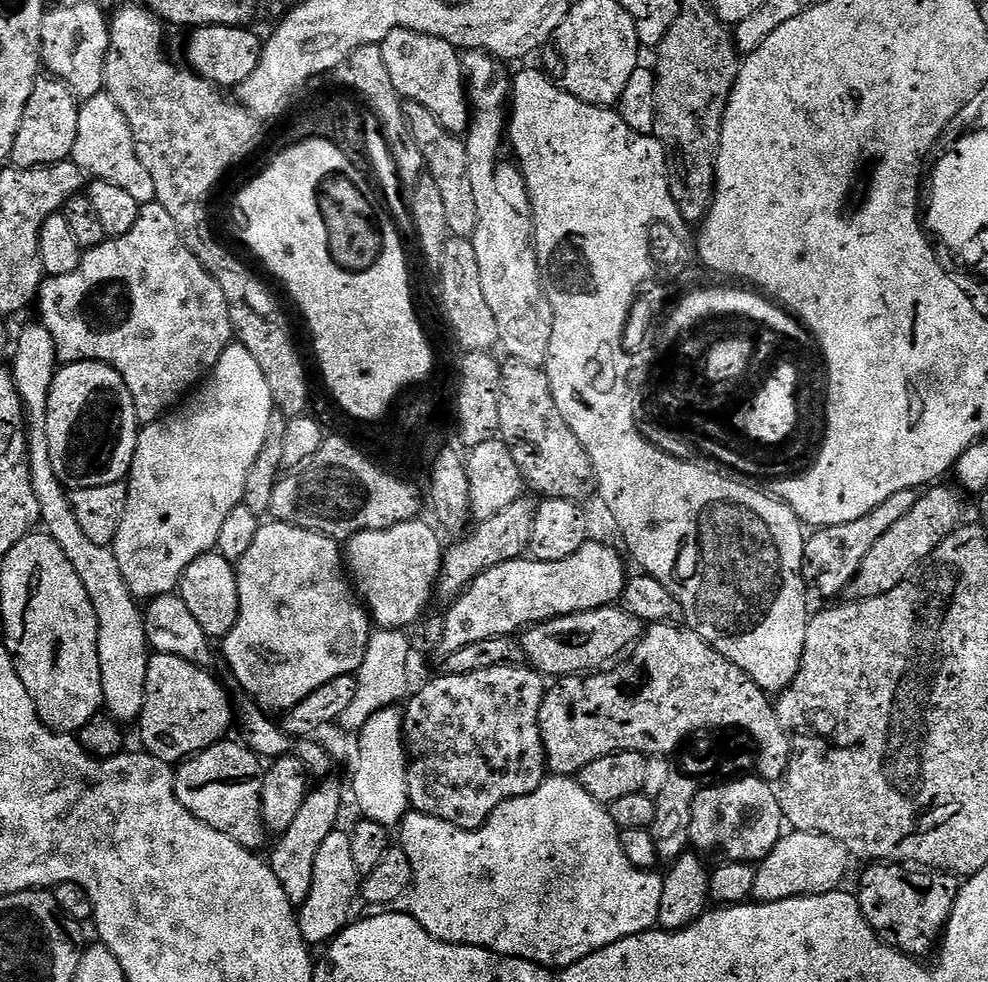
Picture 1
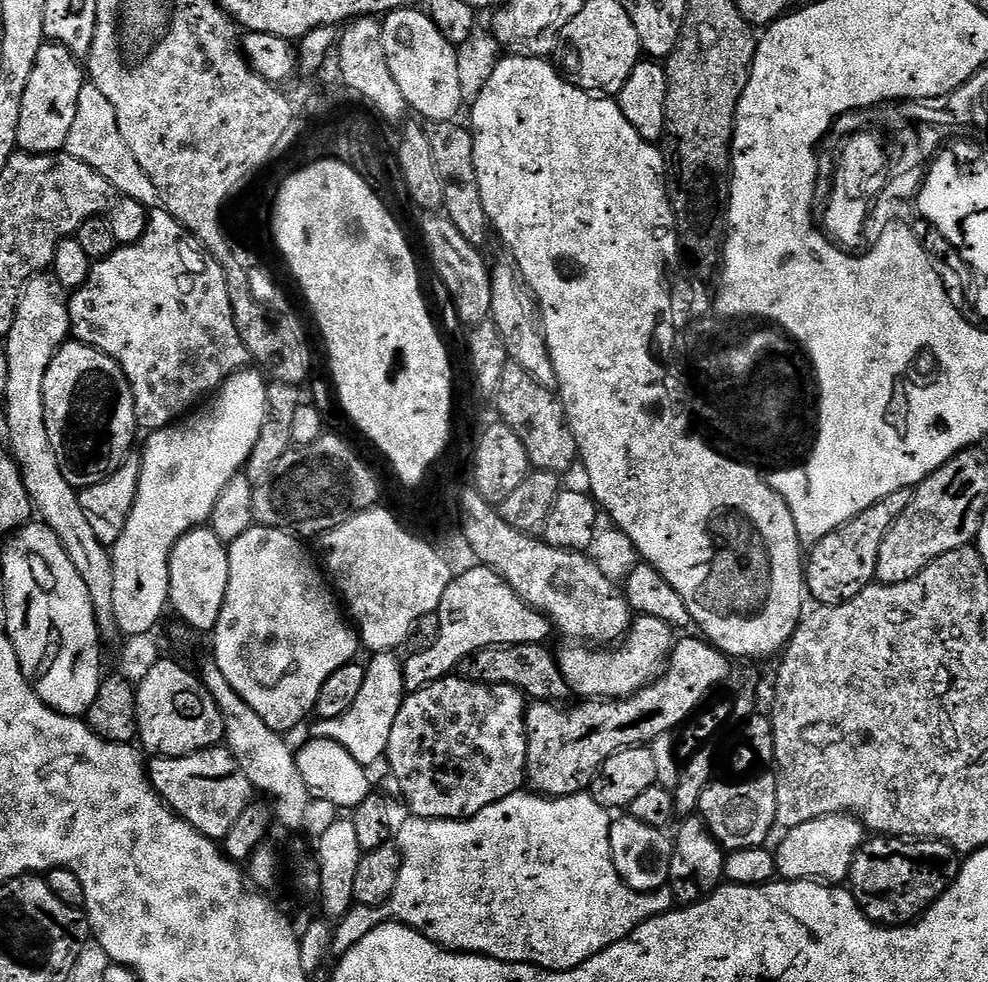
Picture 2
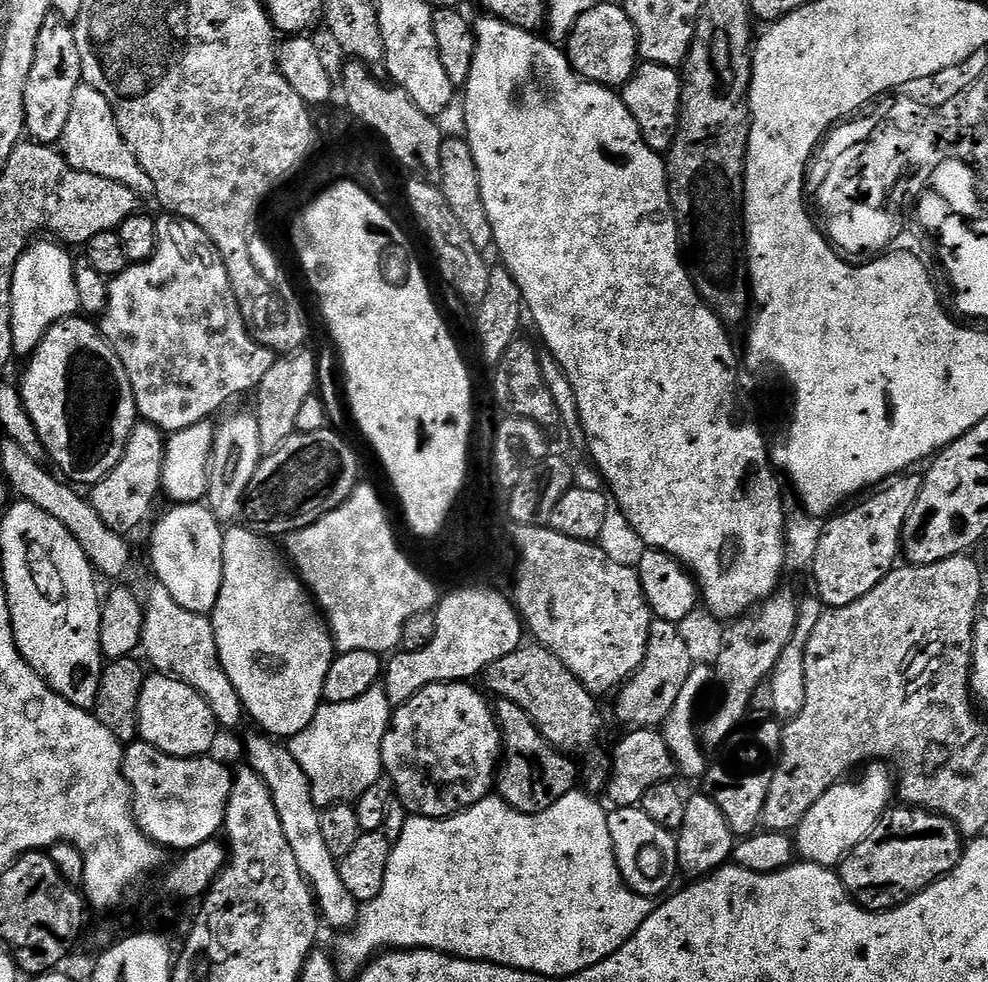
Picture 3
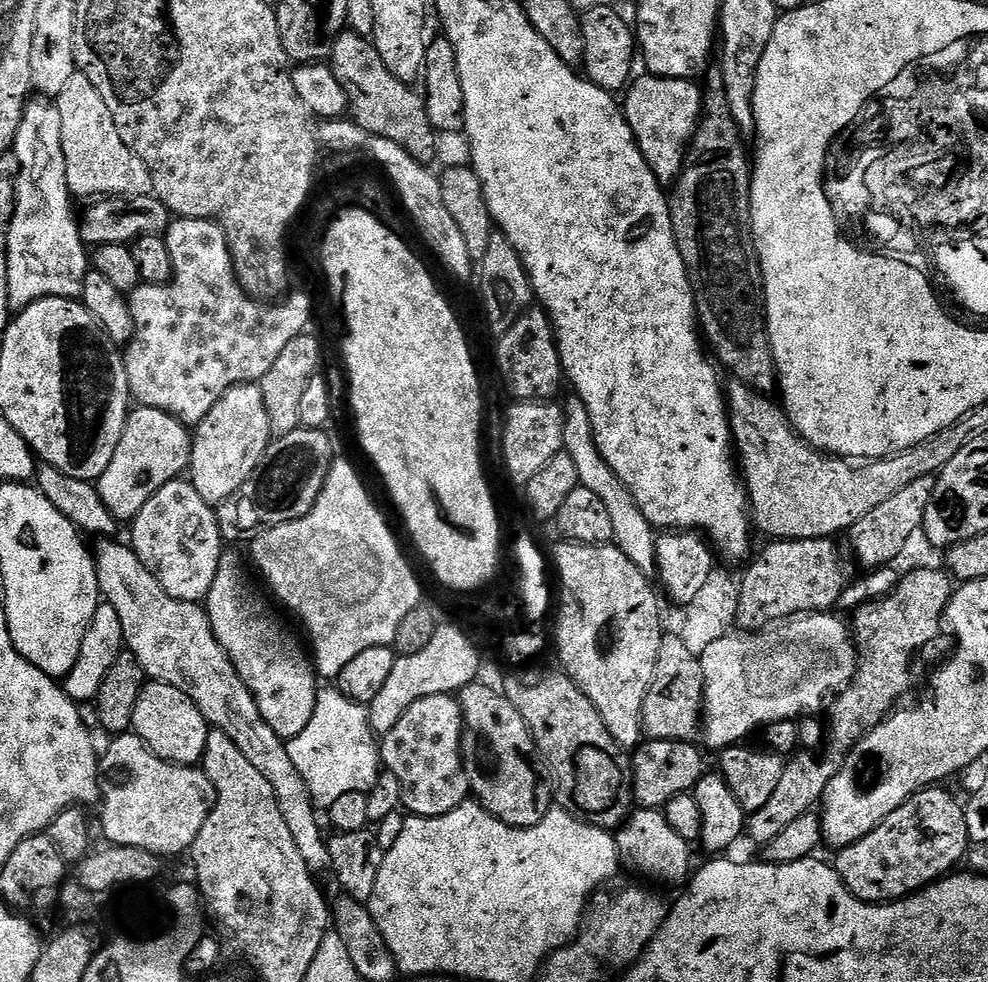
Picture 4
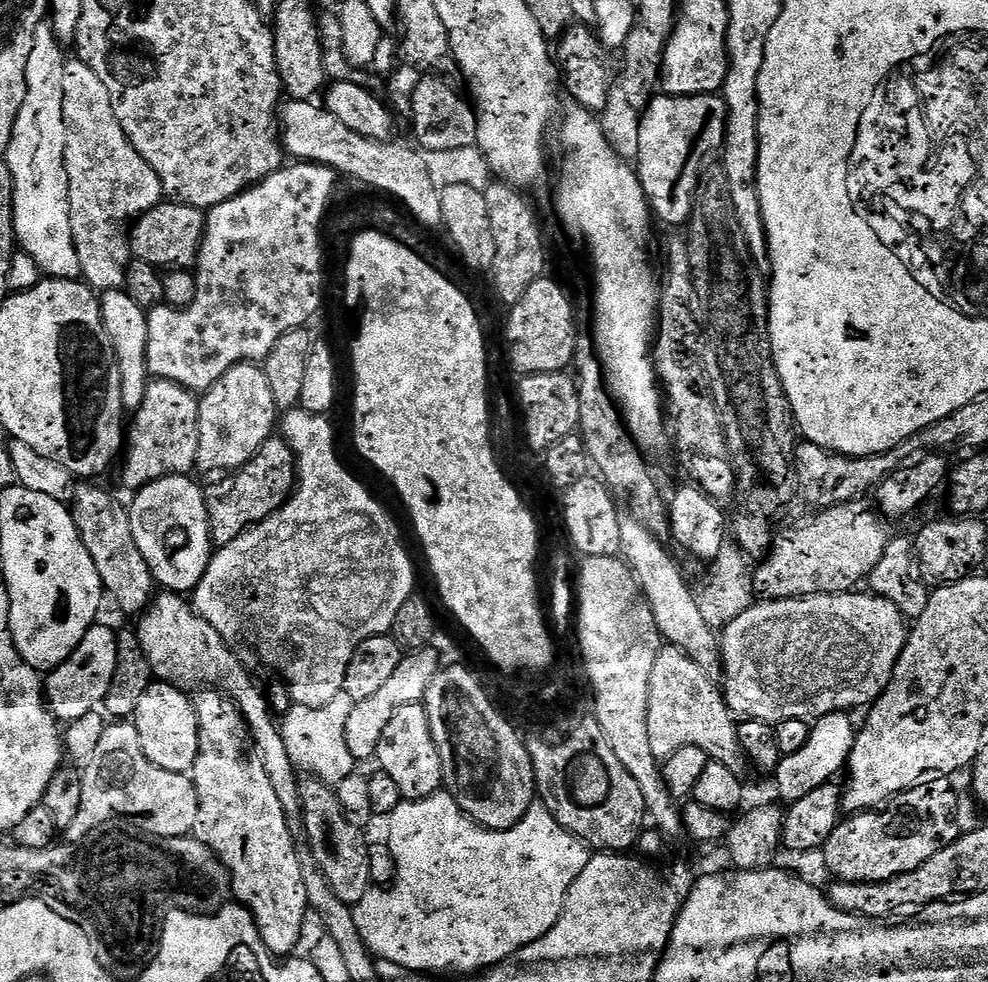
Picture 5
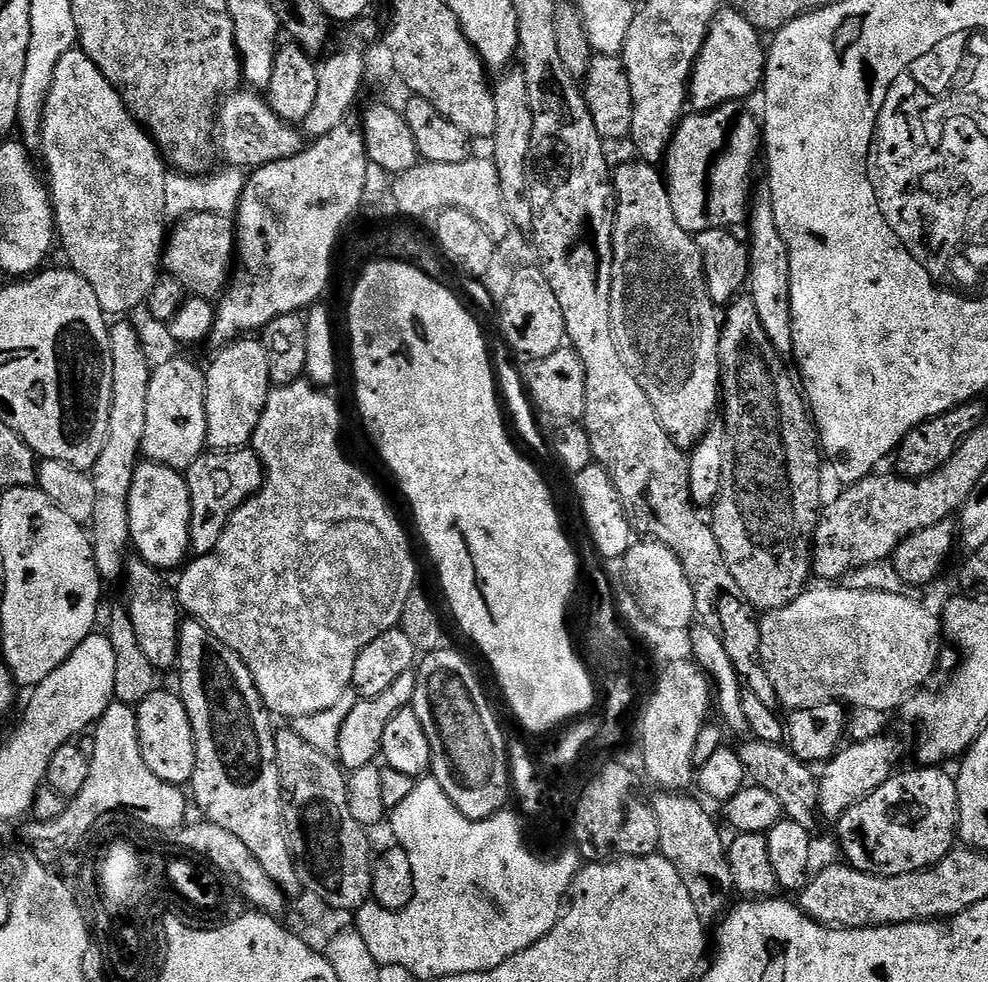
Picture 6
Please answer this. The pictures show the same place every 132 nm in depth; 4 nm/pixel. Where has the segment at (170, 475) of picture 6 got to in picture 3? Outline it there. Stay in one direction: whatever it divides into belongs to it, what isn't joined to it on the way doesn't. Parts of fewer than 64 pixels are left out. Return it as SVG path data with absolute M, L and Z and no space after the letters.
M203 503L176 504L156 524L152 532L152 568L156 571L155 579L166 590L170 590L170 598L191 612L211 613L218 602L218 594L222 590L222 546L224 545L225 529L216 515Z

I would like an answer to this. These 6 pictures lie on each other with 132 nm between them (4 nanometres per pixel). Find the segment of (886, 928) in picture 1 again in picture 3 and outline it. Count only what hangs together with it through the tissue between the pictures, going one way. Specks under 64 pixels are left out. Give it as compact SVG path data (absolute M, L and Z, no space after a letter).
M923 806L896 807L889 807L874 830L870 830L868 837L838 865L838 875L844 889L861 908L867 908L870 912L886 912L907 900L913 900L922 890L929 888L936 880L941 880L947 872L955 870L960 865L960 855L966 847L965 837L960 835L956 825L947 816Z

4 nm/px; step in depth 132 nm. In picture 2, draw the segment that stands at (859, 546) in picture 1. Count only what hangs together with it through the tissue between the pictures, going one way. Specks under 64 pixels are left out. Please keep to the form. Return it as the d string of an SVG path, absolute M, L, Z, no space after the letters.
M903 488L894 490L894 494L886 494L870 510L862 510L850 522L838 526L838 530L830 530L826 538L822 538L817 544L811 545L806 556L804 566L804 579L806 592L809 597L816 599L820 606L830 604L845 604L850 602L862 590L866 590L876 580L876 567L878 566L878 550L882 550L882 538L902 518L902 510L910 506L913 489Z

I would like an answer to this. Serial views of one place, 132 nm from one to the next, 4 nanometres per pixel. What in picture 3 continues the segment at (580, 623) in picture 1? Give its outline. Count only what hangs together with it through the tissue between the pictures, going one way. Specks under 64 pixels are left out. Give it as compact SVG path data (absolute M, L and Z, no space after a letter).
M653 619L644 664L619 689L620 697L616 700L617 718L628 724L624 726L633 729L663 725L670 710L674 710L674 702L678 702L678 694L682 694L682 688L686 686L693 667L694 661L690 658L686 642L682 642L679 627L665 620Z

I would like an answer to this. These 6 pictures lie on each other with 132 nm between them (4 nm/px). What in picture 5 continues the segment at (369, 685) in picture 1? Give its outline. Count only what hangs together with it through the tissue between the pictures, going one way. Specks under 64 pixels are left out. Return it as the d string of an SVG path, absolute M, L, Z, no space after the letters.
M342 691L326 706L314 708L296 704L285 713L286 720L281 723L280 729L290 760L299 771L308 772L307 775L328 786L341 784L355 773L356 761L345 738L346 722L354 704L355 701Z

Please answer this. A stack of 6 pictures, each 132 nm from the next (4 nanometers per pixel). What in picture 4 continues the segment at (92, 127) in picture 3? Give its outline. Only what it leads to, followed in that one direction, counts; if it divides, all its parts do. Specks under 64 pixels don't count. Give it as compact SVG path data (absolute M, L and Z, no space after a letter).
M77 70L62 86L62 94L58 98L60 117L62 118L62 154L66 158L66 182L72 191L73 197L92 196L88 198L111 198L123 196L150 196L152 191L152 175L147 166L122 142L122 134L118 134L118 126L114 126L114 118L94 82L86 78L84 73Z

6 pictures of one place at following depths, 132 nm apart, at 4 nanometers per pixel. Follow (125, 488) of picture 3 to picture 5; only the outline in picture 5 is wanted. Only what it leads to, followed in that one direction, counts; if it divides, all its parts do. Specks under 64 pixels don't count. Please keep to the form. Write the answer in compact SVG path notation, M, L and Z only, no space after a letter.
M153 379L144 391L140 407L135 409L132 429L129 427L126 432L127 448L122 456L125 486L139 490L163 476L191 473L191 468L197 467L199 413L197 397L187 388L169 380Z

